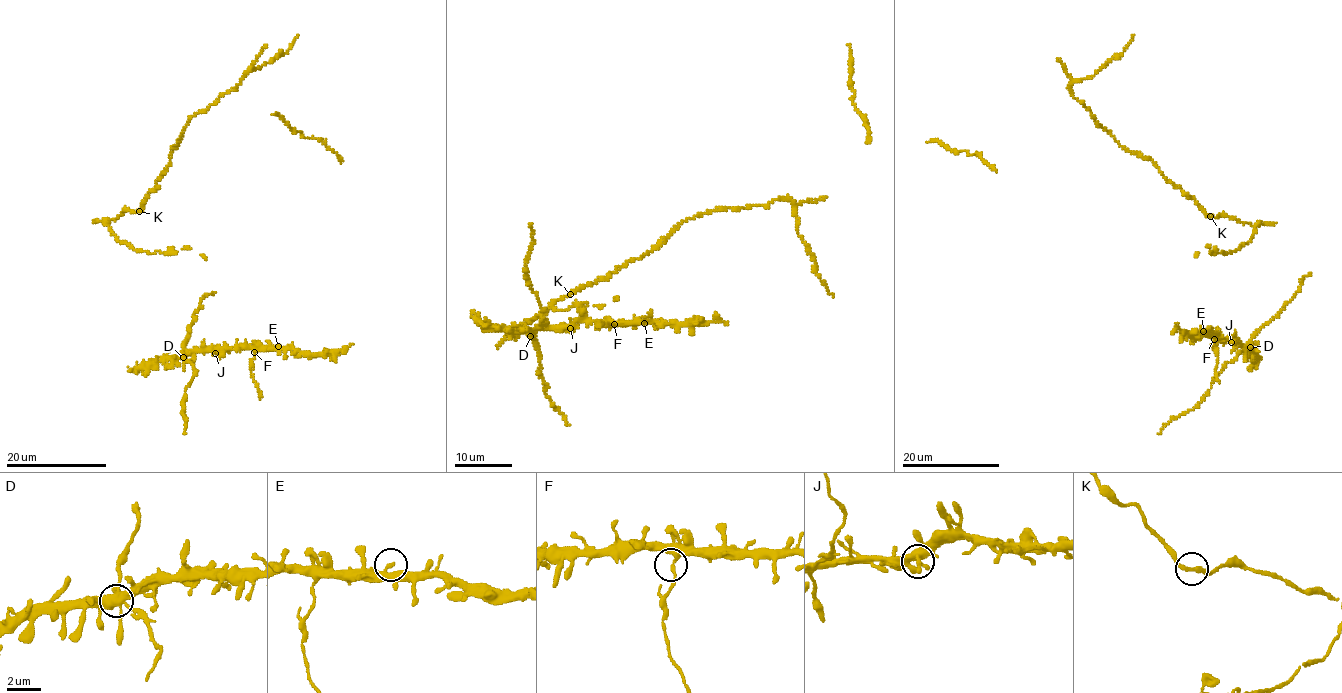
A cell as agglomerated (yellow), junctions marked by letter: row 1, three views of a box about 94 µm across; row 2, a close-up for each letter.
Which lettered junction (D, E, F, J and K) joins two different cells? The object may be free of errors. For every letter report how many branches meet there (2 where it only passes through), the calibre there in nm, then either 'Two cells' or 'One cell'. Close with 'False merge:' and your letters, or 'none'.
D: Branches: 2. Thickness 320 nm. One cell
E: Branches: 2. Thickness 260 nm. One cell
F: Branches: 2. Thickness 260 nm. Two cells
J: Branches: 2. Thickness 280 nm. One cell
K: Branches: 2. Thickness 240 nm. One cell
False merge: F

